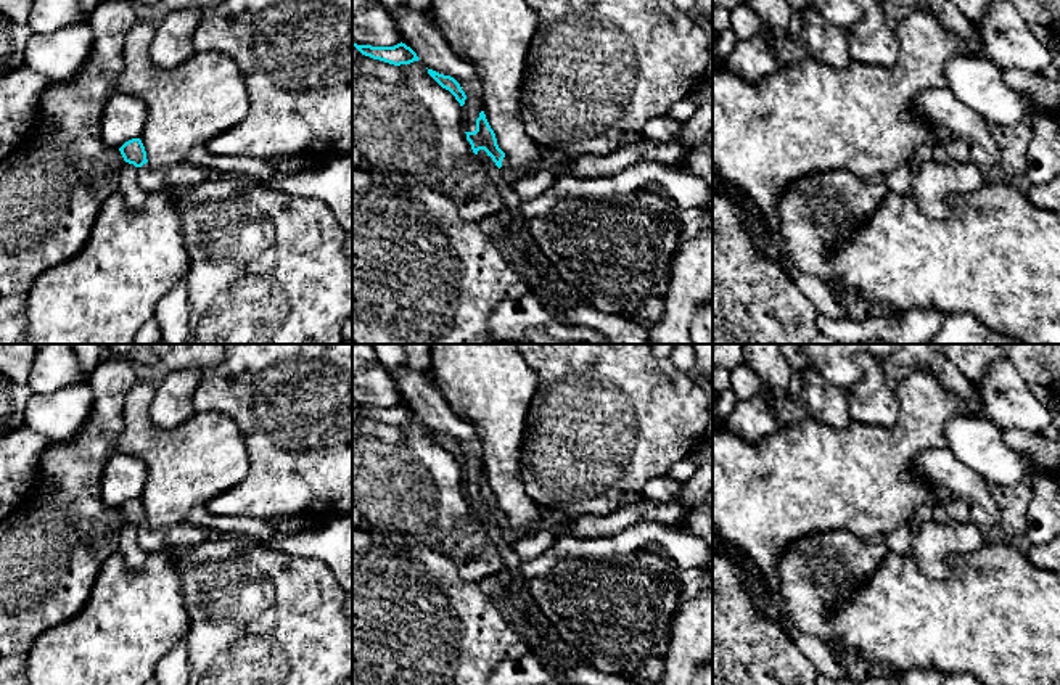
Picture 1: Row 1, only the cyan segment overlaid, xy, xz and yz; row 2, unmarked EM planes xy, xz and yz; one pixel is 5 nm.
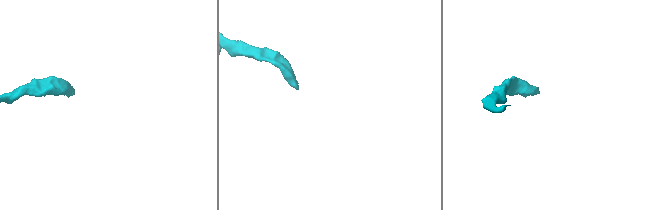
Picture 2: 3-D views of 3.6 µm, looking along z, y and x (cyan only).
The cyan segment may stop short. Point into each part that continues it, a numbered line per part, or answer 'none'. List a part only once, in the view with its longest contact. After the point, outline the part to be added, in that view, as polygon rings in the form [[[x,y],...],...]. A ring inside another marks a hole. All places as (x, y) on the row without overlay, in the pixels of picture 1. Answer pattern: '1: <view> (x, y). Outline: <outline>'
1: xz (550, 520). Outline: [[[542,508],[539,519],[531,527],[516,529],[510,524],[508,516],[505,515],[505,518],[502,519],[500,534],[507,542],[510,542],[516,547],[520,547],[520,543],[524,537],[534,535],[540,531],[553,531],[555,540],[557,540],[558,537],[569,534],[561,527],[565,518],[566,516],[557,510]]]

